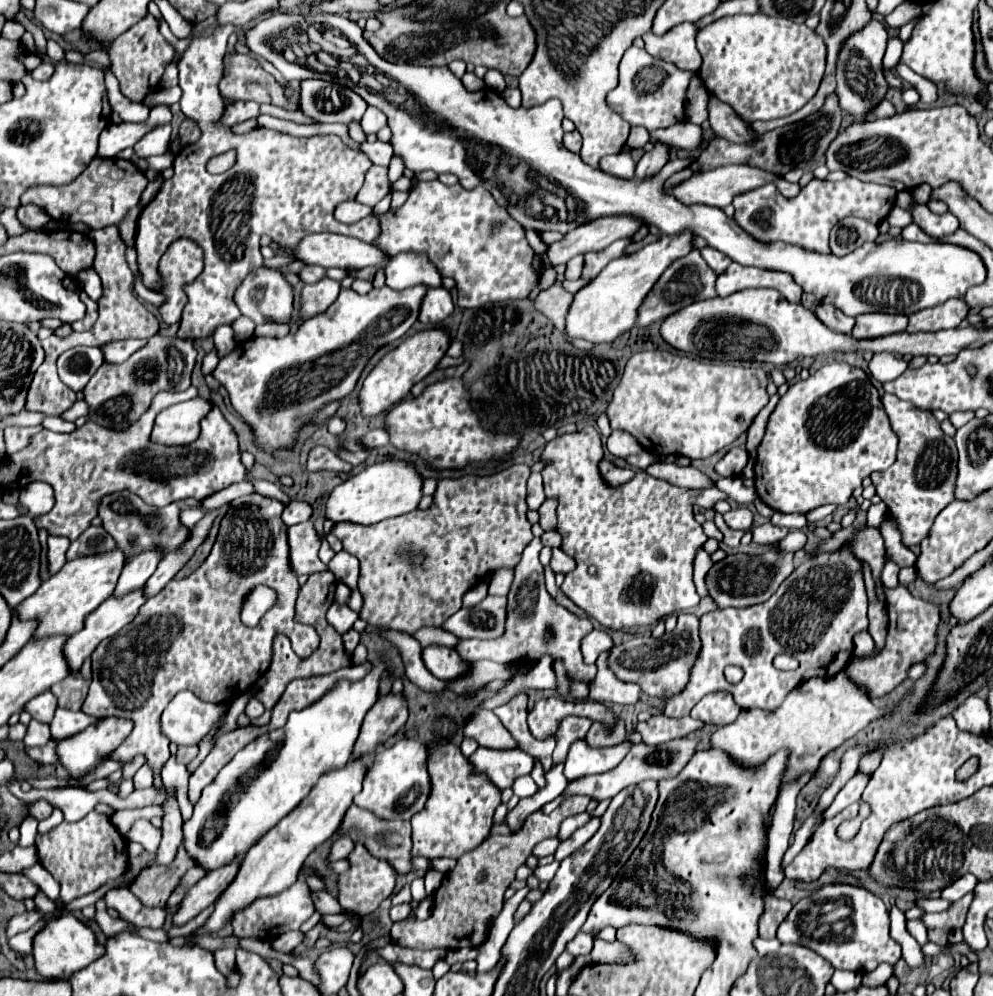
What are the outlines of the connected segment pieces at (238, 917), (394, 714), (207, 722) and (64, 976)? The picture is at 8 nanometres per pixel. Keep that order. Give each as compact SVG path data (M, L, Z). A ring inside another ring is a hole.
M302 870L300 880L294 886L290 886L288 890L274 894L274 896L266 896L266 898L256 898L252 904L238 910L230 920L232 928L234 928L234 936L238 936L238 938L260 938L260 940L272 942L276 936L280 936L288 930L298 930L314 914L310 888L306 886L308 876L312 876L310 870Z
M388 692L378 698L378 702L368 710L358 742L354 746L354 756L370 754L386 738L396 734L408 718L408 704L404 692Z
M180 692L162 714L162 732L178 746L198 744L226 708L228 704L208 704L190 692Z
M72 914L60 916L48 922L48 926L34 938L34 968L44 980L70 980L70 976L88 964L104 956L104 948L98 948L94 932L76 920Z

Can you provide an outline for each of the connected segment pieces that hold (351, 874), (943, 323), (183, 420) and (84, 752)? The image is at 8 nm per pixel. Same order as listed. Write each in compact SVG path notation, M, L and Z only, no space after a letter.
M356 842L354 844L354 850L346 856L346 860L350 862L350 868L338 876L338 902L340 906L344 908L350 908L354 912L358 912L360 916L368 916L372 914L378 904L382 900L386 900L392 892L394 892L394 886L396 886L396 870L384 862L384 860L378 860L374 858L364 844Z
M950 298L944 304L914 312L908 316L908 334L916 332L938 332L948 328L958 328L960 322L968 316L970 306L966 304L964 314L964 298Z
M194 398L164 408L154 422L152 430L154 442L162 442L166 446L180 446L194 442L194 438L198 438L200 420L208 414L208 410L210 400L204 398Z
M114 716L100 718L96 724L90 724L86 730L82 730L82 732L78 732L74 736L68 736L64 740L58 740L58 744L56 744L58 762L70 774L70 778L74 778L74 780L84 778L86 774L90 774L96 768L98 760L108 758L124 742L128 734L130 734L130 730L132 730L132 726L124 718L114 718Z

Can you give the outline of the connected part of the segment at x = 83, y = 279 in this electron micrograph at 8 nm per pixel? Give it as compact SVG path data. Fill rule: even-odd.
M86 268L82 274L78 272L78 282L80 282L82 290L84 290L90 298L98 300L98 298L102 296L102 282L100 282L98 274L96 274L92 268Z

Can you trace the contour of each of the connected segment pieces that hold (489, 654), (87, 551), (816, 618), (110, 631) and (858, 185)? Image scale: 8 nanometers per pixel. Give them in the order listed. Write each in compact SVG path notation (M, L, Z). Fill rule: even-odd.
M534 538L532 544L528 544L522 552L520 562L514 566L514 580L510 586L510 614L506 620L506 634L496 640L480 642L480 640L460 640L458 654L466 658L468 662L478 660L494 660L500 664L524 664L524 662L536 662L544 652L550 652L554 658L554 672L558 678L558 692L568 694L568 688L576 680L592 682L596 674L596 666L586 666L582 662L580 642L590 632L590 620L578 618L570 614L566 608L558 606L550 594L544 588L544 568L538 560L538 554L542 550L540 538ZM550 630L550 636L548 636ZM518 660L518 662L516 662Z
M90 526L76 542L70 544L70 548L66 552L66 560L74 560L78 556L90 556L90 554L106 552L106 550L112 550L114 546L116 546L114 538L110 538L110 534L106 534L104 528Z
M850 544L838 552L820 552L802 562L770 600L750 608L714 610L700 618L702 654L694 664L686 690L666 700L664 714L670 718L688 716L706 694L720 690L730 692L744 710L776 710L798 682L806 682L812 676L832 678L846 668L854 648L854 634L868 630L866 614L868 596L862 562L852 554ZM778 654L794 656L800 666L794 672L782 674L772 666ZM728 664L744 670L744 678L738 684L726 682L724 668Z
M144 588L132 590L130 594L124 594L124 596L120 596L120 598L114 596L114 594L110 594L110 596L106 598L106 602L102 602L102 606L98 606L98 608L86 618L84 628L82 628L78 634L74 634L74 636L68 638L68 642L66 642L66 646L64 646L64 654L66 654L66 660L68 660L68 664L70 664L70 670L72 670L72 672L78 672L80 666L82 666L82 662L94 652L94 648L100 644L100 640L114 636L114 634L120 632L126 624L130 624L144 602L146 602Z
M814 178L792 200L784 198L774 182L768 182L756 190L738 194L732 206L736 210L734 220L738 222L738 226L762 242L782 240L786 244L798 244L806 250L830 252L828 236L836 222L840 222L846 216L856 216L872 224L880 224L884 216L892 210L894 200L896 190L890 190L888 186L858 182L856 178L846 178L840 182L826 182Z

